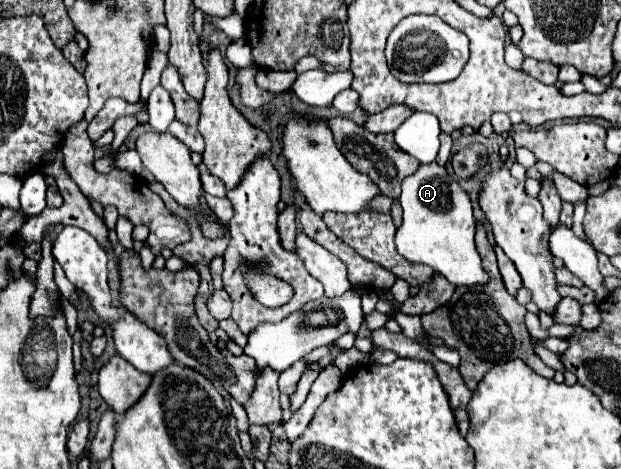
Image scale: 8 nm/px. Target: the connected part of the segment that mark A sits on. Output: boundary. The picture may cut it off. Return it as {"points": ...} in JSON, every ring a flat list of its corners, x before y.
{"points":[[437,162,421,166,415,174,401,182,399,200,403,206,403,220,395,232,395,248,403,258,433,268,453,286,475,286,489,282,473,240,477,224,473,218,471,200,457,180,451,178,447,168]]}

